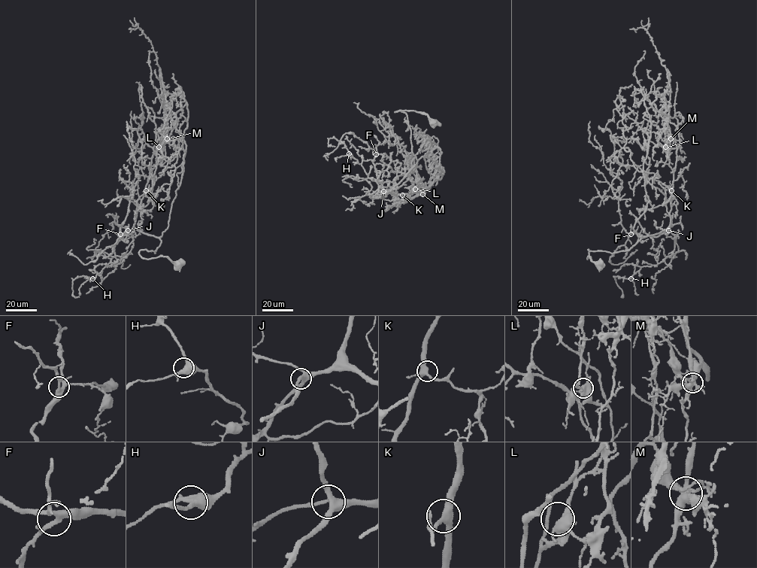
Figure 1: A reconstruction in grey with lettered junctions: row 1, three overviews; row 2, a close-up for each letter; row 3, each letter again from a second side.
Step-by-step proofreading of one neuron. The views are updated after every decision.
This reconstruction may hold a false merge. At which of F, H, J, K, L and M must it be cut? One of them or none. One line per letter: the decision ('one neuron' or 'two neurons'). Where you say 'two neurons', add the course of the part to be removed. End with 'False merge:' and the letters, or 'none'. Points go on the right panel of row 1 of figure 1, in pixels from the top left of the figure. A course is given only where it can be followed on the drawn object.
F: one neuron
H: one neuron
J: one neuron
K: one neuron
L: one neuron
M: two neurons | (670, 138), (664, 95), (670, 81), (667, 68)
False merge: M

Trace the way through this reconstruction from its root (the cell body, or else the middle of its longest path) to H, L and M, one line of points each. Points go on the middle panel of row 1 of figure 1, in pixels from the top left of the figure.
H: (434, 123), (422, 113), (395, 112), (407, 115), (416, 163), (379, 198), (370, 198), (378, 184), (349, 153)
L: (434, 123), (422, 113), (395, 112), (407, 115), (416, 163), (390, 192), (407, 196), (415, 189)
M: (434, 123), (422, 113), (395, 112), (407, 115), (416, 163), (390, 192), (407, 196), (416, 188), (422, 194)

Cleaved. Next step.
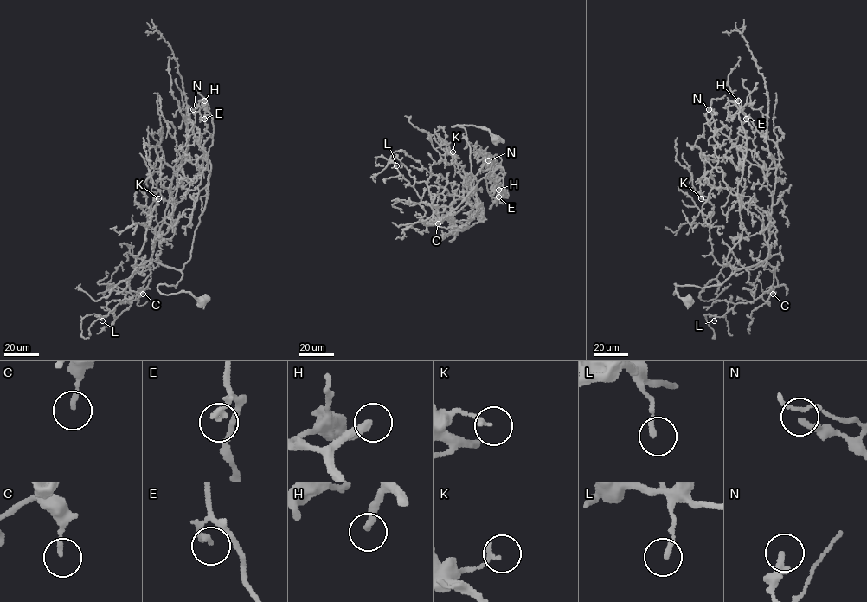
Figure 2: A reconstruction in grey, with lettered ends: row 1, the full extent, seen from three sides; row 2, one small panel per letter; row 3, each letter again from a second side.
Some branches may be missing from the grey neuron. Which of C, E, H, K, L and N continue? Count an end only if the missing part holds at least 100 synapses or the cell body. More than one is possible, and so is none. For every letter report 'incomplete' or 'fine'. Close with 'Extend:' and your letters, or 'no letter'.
C: fine
E: fine
H: incomplete
K: fine
L: fine
N: fine
Extend: H

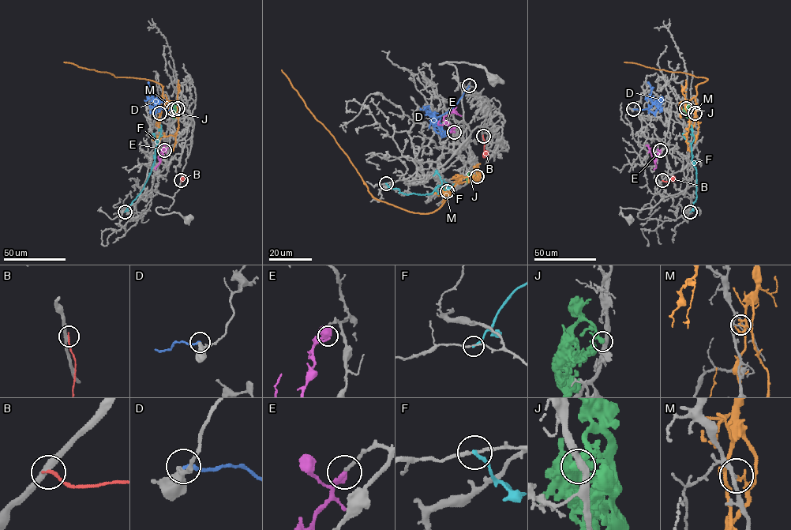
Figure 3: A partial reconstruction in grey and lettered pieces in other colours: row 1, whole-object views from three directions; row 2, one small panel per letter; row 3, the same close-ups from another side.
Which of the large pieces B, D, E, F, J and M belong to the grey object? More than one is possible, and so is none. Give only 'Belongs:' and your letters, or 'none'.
Belongs: E

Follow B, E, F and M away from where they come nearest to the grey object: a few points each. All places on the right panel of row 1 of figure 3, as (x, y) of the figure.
B: (662, 180), (670, 181), (675, 177)
E: (661, 150), (654, 161), (649, 148), (648, 152)
F: (690, 212), (696, 197), (696, 170), (691, 160), (691, 144), (694, 136), (691, 129), (687, 131)
M: (695, 113), (696, 85), (706, 78), (624, 62)

